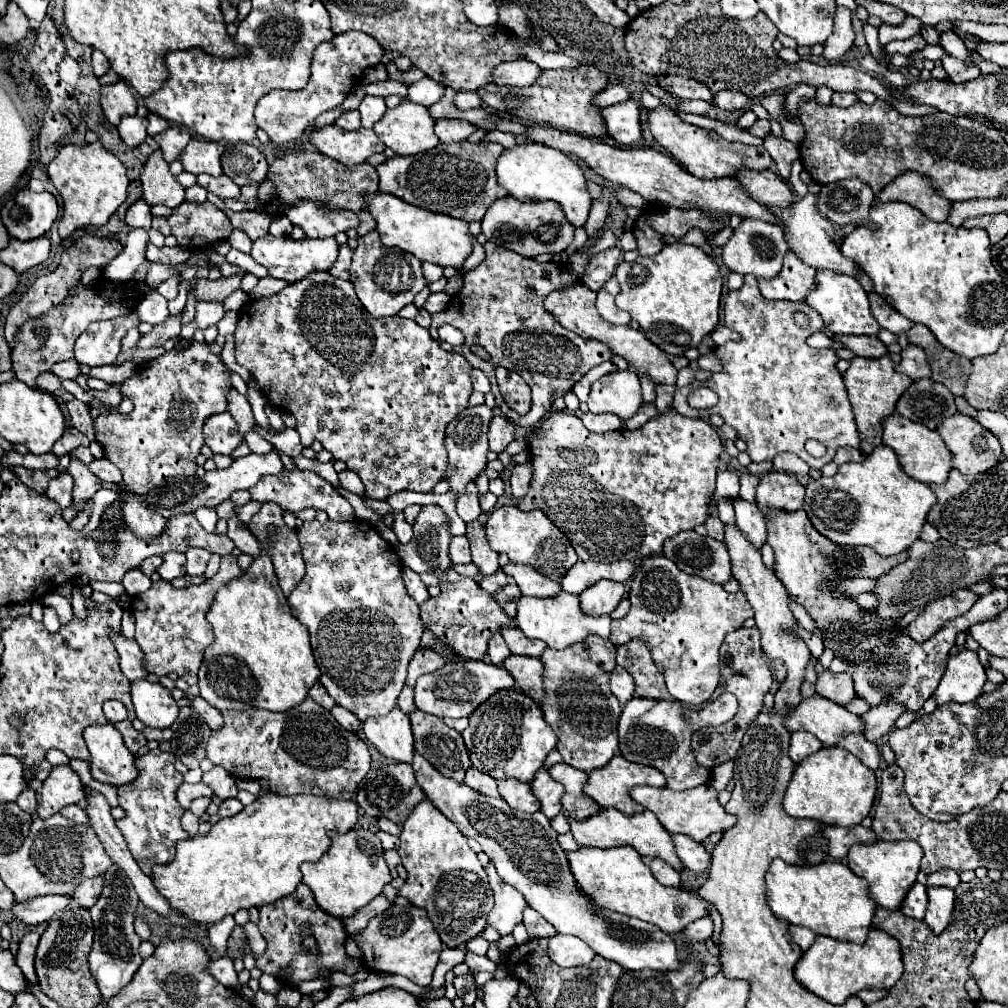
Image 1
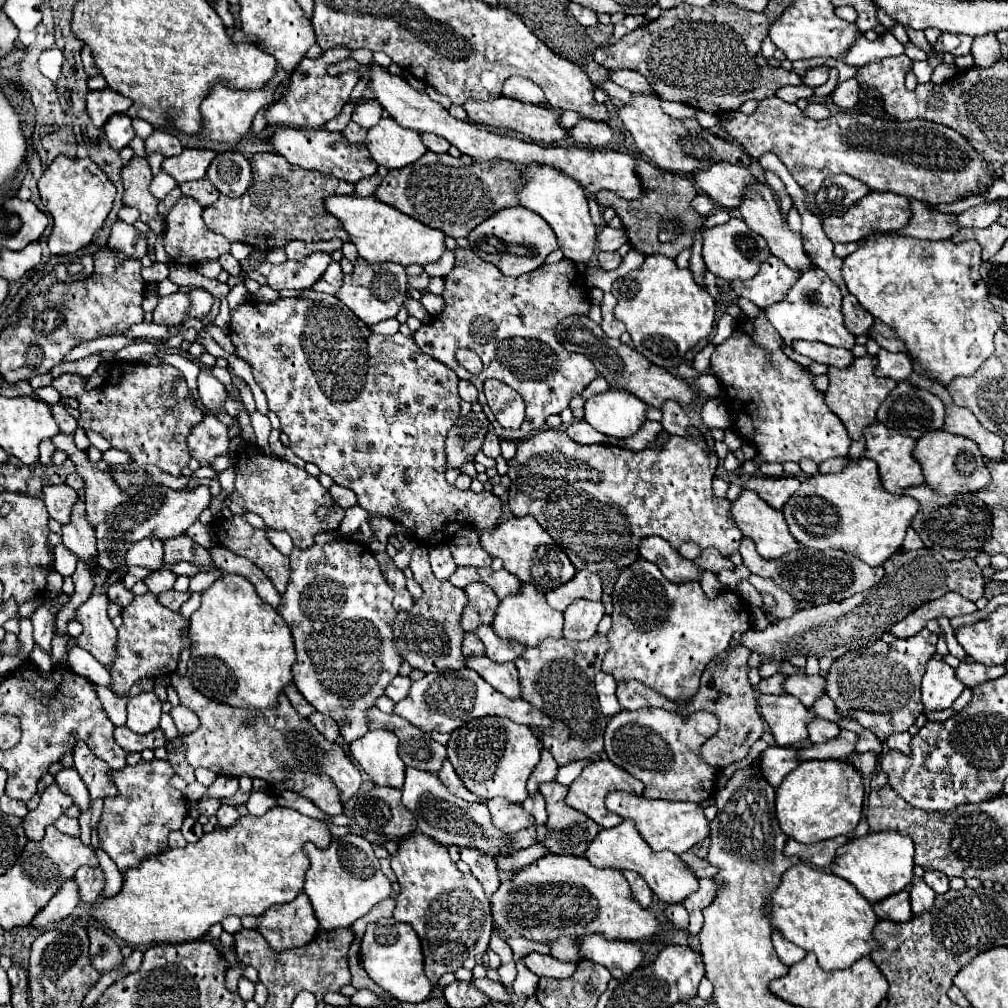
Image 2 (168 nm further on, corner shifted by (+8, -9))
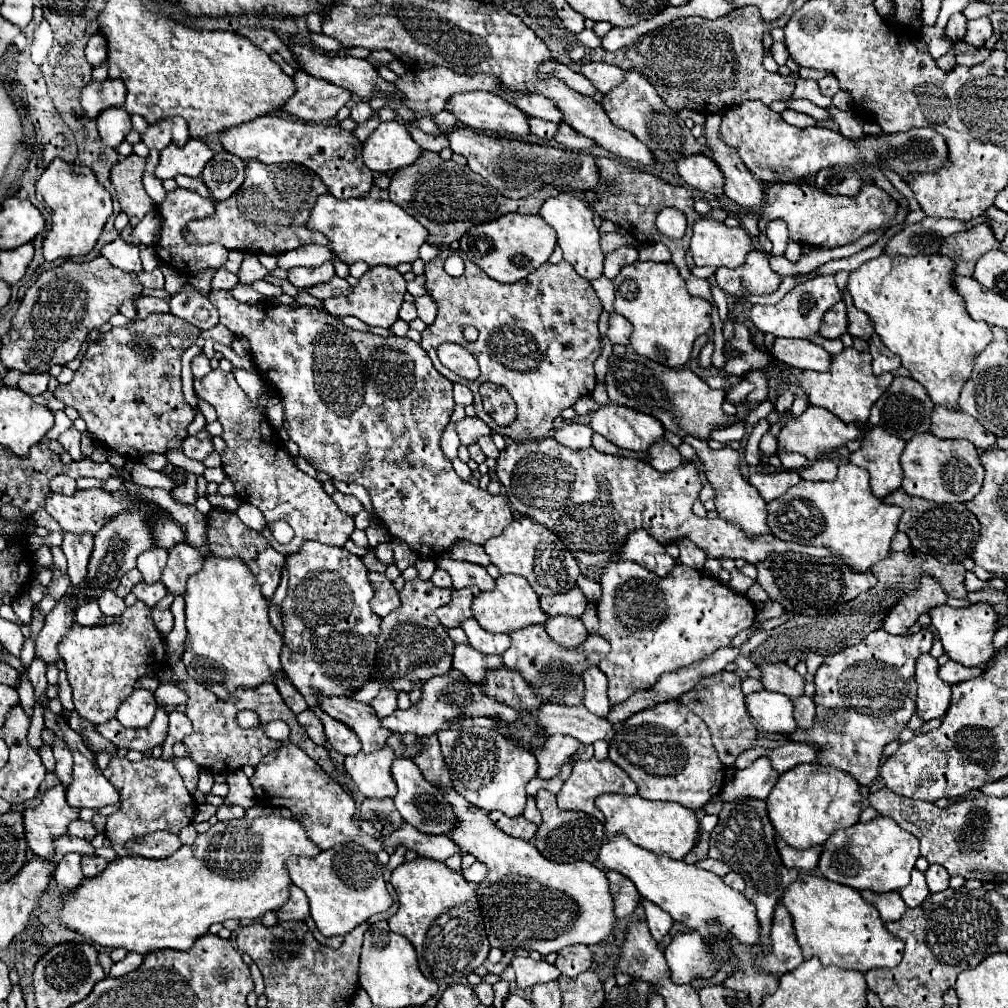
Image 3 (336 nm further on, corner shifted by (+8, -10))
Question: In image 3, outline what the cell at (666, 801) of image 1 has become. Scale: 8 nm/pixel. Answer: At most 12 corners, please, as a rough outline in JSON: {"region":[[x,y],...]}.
{"region":[[603,794],[609,836],[675,860],[695,846],[697,816],[675,802]]}

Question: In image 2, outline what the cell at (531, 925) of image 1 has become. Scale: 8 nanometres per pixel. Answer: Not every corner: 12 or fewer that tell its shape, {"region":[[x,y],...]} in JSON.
{"region":[[559,937],[551,955],[561,961],[579,963],[583,957],[579,943],[571,937]]}

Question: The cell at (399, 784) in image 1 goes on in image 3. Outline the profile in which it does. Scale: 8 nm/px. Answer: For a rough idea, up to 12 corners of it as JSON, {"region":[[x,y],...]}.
{"region":[[365,798],[361,818],[381,836],[403,824],[391,798]]}

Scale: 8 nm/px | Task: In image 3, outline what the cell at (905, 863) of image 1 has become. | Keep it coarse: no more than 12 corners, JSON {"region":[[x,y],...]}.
{"region":[[877,816],[829,836],[819,870],[855,890],[911,880],[917,838]]}

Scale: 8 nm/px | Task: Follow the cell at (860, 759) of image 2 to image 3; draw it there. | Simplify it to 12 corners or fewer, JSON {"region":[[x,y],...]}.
{"region":[[927,628],[873,630],[815,672],[819,764],[861,786],[917,712]]}

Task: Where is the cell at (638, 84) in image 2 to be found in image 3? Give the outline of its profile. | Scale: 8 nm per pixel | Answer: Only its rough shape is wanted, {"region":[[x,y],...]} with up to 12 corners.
{"region":[[587,62],[583,76],[603,94],[625,80],[625,70]]}

